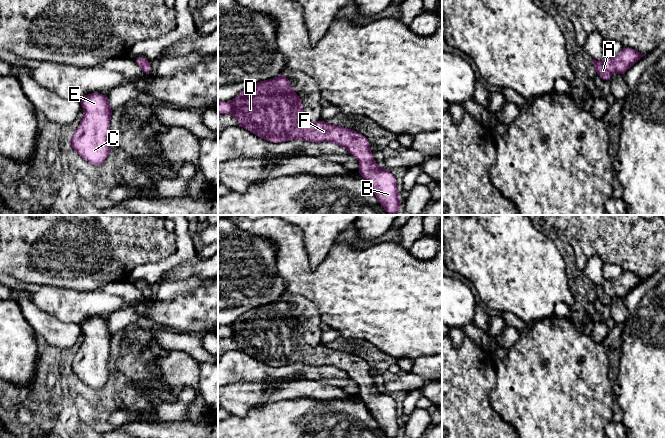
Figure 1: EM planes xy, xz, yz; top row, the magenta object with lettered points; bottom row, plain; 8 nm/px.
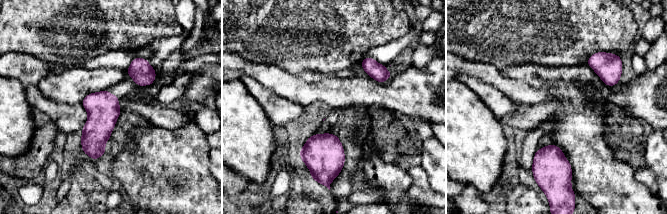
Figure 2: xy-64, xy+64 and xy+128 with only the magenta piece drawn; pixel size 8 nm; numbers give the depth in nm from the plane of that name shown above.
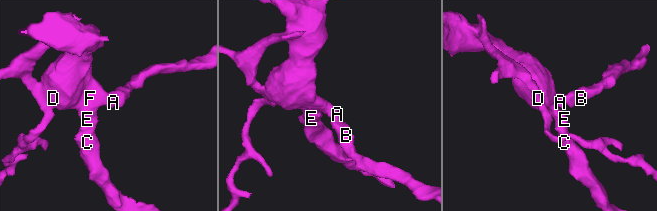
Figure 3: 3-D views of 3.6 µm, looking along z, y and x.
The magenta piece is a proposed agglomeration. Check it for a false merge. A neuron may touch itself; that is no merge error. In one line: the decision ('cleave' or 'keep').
keep

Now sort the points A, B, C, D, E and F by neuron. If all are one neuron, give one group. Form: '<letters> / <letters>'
A B C D E F

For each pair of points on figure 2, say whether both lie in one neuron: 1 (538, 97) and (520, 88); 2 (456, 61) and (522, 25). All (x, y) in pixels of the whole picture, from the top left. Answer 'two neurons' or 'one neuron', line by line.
1: one neuron
2: two neurons

